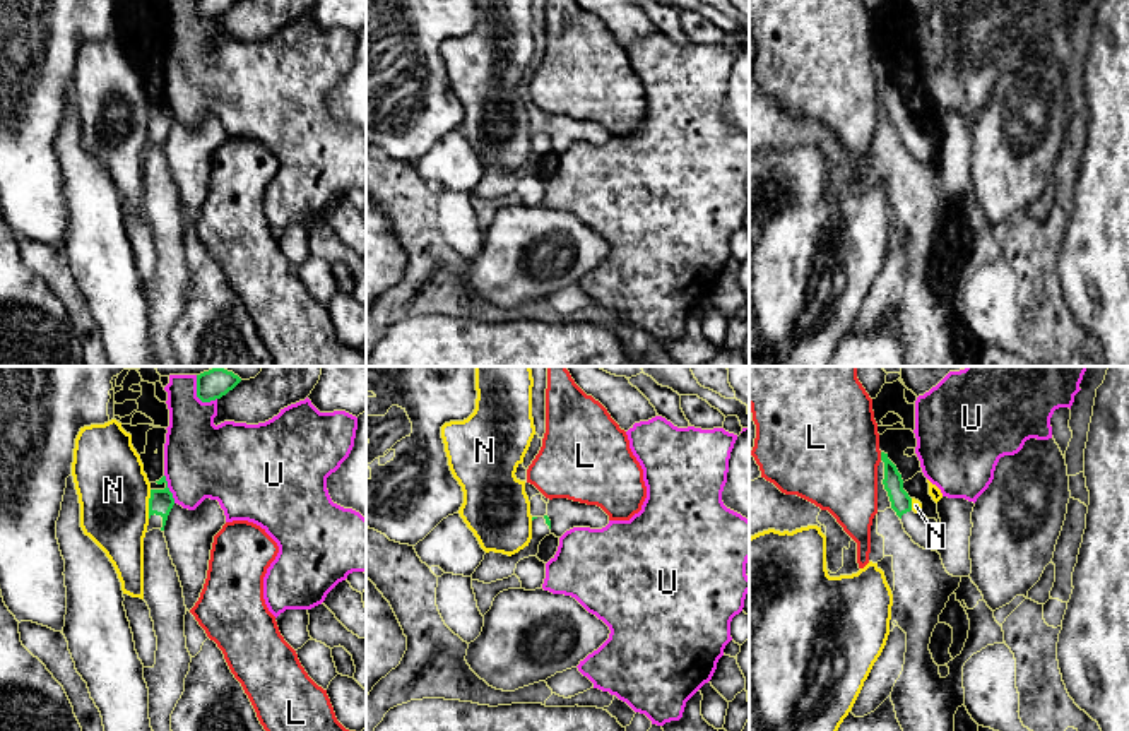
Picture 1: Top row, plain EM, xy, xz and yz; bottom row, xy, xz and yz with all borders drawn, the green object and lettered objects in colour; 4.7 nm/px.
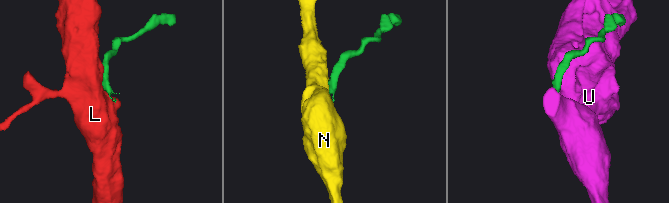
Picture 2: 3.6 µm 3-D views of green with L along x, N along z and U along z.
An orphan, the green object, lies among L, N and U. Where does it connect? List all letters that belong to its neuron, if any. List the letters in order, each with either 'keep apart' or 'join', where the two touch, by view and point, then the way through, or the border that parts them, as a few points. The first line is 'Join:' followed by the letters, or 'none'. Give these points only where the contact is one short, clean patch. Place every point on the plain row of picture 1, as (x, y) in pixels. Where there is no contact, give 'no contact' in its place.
Join: none
L: keep apart | yz (881, 72) | along yz (880, 69), (881, 76)
N: keep apart | xy (149, 120) | along xy (151, 106), (147, 134)
U: keep apart | xy (200, 16)

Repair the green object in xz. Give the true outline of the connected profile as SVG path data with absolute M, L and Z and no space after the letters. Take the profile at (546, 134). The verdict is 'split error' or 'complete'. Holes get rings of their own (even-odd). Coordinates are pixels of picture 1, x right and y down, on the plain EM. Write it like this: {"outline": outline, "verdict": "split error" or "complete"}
{"outline": "M547 132L532 134L532 156L518 169L508 173L489 168L472 190L472 197L491 200L515 192L517 180L529 173L537 173L541 157L551 151L551 137Z", "verdict": "split error"}

